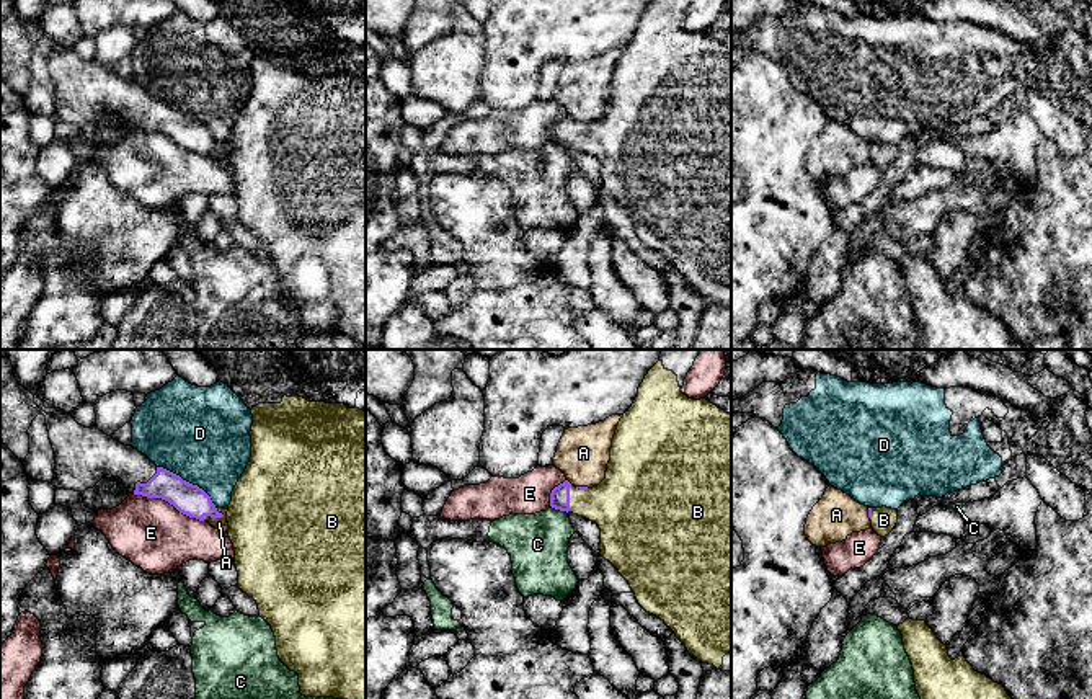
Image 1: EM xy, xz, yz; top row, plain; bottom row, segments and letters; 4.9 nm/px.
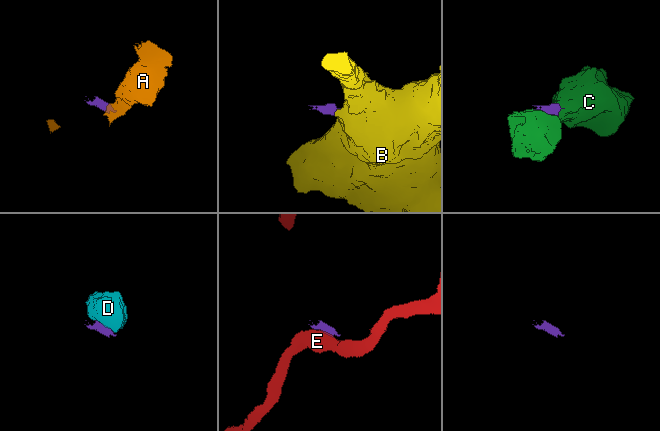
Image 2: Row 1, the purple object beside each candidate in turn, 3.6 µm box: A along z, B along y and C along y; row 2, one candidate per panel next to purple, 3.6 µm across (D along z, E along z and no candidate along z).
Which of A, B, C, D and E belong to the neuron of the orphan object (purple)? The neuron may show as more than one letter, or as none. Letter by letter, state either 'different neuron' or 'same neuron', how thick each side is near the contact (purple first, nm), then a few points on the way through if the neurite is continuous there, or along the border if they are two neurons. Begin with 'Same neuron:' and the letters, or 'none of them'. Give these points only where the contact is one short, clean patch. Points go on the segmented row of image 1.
Same neuron: B
A: different neuron; 150 nm thick on the purple side, 60 nm on the other; border along xy (224, 515), (211, 518)
B: same neuron; 100 nm thick on the purple side, 280 nm on the other; runs through xz (560, 495), (568, 498), (590, 503), (619, 503)
C: different neuron; 100 nm thick on the purple side, 300 nm on the other; border along xz (552, 507), (567, 513)
D: different neuron; 150 nm thick on the purple side, 460 nm on the other; border along xy (157, 466), (196, 484), (216, 508)
E: different neuron; 150 nm thick on the purple side, 340 nm on the other; border along xy (133, 494), (164, 498), (180, 512), (203, 521)

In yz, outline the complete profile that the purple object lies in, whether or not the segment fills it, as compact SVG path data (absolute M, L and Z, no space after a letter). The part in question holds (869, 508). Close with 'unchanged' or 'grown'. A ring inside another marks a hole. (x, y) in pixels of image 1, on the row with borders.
M886 506L868 508L868 518L872 521L872 529L878 536L885 537L896 526L896 523L898 523L898 511L896 510L891 510L891 508L886 508Z; grown

